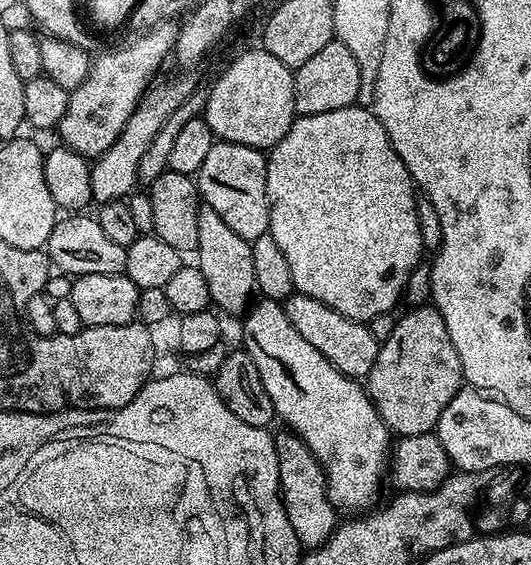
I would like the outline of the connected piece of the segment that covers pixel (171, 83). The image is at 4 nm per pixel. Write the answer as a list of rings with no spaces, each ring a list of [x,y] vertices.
[[[180,74],[173,80],[168,80],[164,85],[156,83],[144,93],[144,97],[138,102],[134,114],[126,122],[122,134],[101,156],[95,157],[91,161],[90,167],[92,177],[90,178],[90,190],[93,201],[97,205],[105,204],[111,200],[123,200],[137,187],[139,181],[139,166],[141,165],[142,154],[149,149],[150,144],[158,135],[158,130],[162,129],[163,123],[181,106],[198,87],[198,81],[192,74]]]

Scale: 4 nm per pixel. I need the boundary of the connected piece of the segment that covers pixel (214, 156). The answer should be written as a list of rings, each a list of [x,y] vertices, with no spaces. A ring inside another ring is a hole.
[[[216,140],[210,146],[202,166],[194,174],[200,199],[210,210],[222,217],[222,222],[234,230],[243,240],[254,241],[269,235],[268,195],[266,194],[266,170],[268,162],[265,153],[258,148],[242,146],[234,142]]]

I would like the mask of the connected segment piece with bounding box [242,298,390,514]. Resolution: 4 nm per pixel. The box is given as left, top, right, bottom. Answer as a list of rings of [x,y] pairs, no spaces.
[[[257,299],[244,318],[243,351],[248,352],[254,366],[258,366],[262,386],[266,386],[266,394],[270,394],[277,417],[284,419],[288,423],[285,425],[310,446],[314,458],[323,466],[330,502],[338,510],[345,508],[348,514],[371,509],[380,496],[380,479],[383,476],[385,479],[390,464],[390,433],[372,405],[365,385],[359,379],[342,374],[322,358],[322,354],[290,326],[281,301]]]

